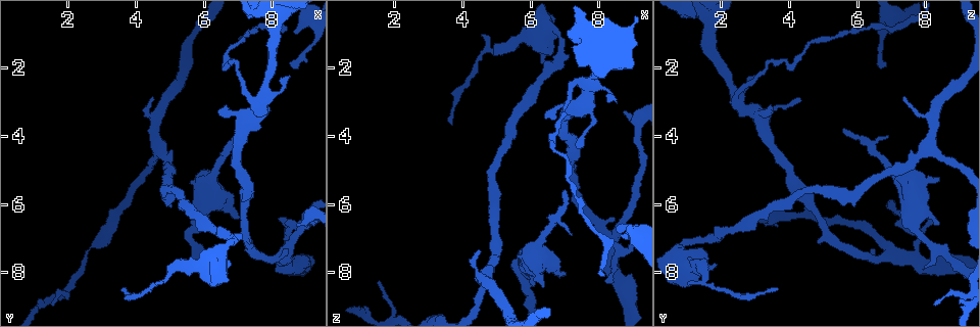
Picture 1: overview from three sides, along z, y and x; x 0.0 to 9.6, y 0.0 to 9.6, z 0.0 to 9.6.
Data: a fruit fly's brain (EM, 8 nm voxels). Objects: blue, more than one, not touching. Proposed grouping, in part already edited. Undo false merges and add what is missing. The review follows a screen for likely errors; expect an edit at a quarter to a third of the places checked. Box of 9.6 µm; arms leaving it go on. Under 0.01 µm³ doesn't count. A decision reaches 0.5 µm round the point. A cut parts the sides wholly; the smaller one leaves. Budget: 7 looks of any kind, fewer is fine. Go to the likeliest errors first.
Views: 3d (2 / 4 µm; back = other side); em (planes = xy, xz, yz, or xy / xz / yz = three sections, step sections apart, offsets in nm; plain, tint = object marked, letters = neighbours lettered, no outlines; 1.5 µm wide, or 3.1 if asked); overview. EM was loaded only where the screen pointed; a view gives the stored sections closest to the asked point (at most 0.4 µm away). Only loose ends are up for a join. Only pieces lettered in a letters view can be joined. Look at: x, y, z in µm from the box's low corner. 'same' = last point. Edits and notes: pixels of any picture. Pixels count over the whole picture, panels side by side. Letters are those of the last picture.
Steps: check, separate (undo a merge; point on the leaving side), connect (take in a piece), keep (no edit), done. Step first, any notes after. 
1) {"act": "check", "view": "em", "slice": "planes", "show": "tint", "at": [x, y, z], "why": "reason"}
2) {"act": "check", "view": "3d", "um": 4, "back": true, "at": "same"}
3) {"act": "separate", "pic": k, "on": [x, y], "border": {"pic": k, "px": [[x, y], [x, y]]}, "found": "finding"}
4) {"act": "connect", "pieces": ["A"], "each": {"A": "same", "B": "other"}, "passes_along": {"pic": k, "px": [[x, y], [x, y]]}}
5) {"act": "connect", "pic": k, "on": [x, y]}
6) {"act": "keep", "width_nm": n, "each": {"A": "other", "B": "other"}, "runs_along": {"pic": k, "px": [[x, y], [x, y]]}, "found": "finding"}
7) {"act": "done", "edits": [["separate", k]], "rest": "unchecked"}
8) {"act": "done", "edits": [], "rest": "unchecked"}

{"act": "check", "view": "3d", "um": 2, "at": [7.10, 6.40, 8.15], "why": "an open end"}

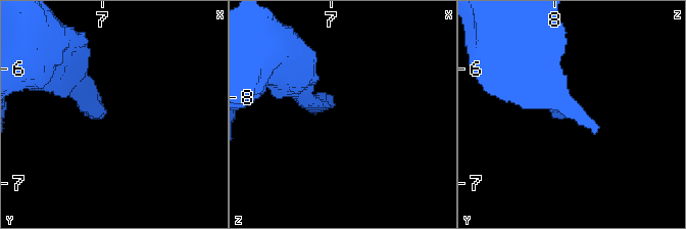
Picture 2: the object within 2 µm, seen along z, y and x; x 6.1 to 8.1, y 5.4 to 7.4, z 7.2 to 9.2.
{"act": "check", "view": "em", "slice": "planes", "show": "letters", "at": [7.04, 6.40, 8.08]}

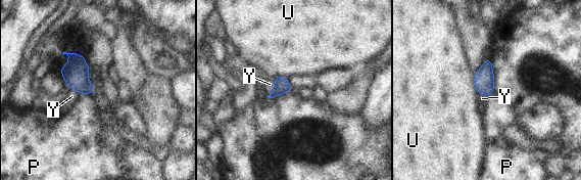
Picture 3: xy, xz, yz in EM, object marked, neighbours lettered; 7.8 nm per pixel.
{"act": "keep", "longest_contact_nm": ["Y", 160], "each": {"P": "other", "U": "other", "Y": "other"}, "border": {"pic": 3, "px": [[273, 78], [273, 89], [268, 96]]}, "found": "no lettered piece goes on from it"}

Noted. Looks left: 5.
{"act": "check", "view": "3d", "um": 2, "at": [8.50, 1.85, 6.75], "why": "free end"}

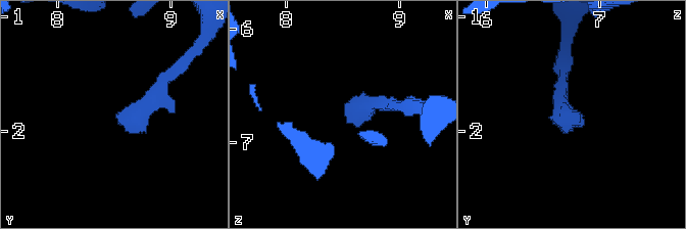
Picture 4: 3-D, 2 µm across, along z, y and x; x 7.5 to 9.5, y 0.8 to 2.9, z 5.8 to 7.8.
{"act": "check", "view": "em", "slice": "planes", "show": "tint", "at": [8.50, 1.84, 6.78]}

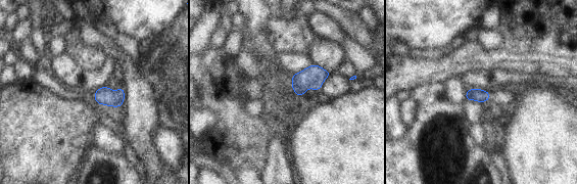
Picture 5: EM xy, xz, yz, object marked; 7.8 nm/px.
{"act": "check", "view": "em", "slice": "planes", "show": "letters", "at": "same", "why": "what lies round it"}

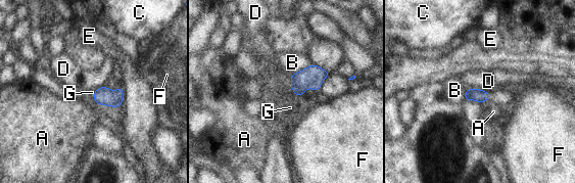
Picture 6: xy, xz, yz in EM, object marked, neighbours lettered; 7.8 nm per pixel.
{"act": "connect", "pieces": ["G"], "each": {"A": "other", "B": "other", "C": "other", "D": "other", "E": "other", "F": "other", "G": "same"}, "found": "it goes on there"}

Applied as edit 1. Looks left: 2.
{"act": "check", "view": "em", "slice": "planes", "show": "letters", "at": [7.40, 3.50, 3.10], "why": "four arms meet"}

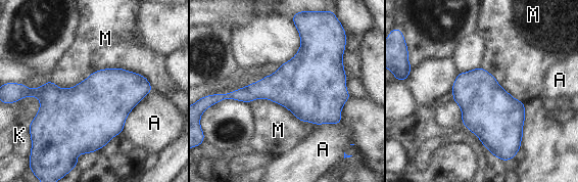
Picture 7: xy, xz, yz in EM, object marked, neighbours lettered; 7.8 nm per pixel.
{"act": "keep", "each": {"A": "other", "K": "other", "M": "other"}, "border": {"pic": 7, "px": [[49, 80], [123, 67], [153, 89]]}, "found": "all the same neuron"}

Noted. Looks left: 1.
{"act": "done", "edits": [["connect", 6]], "rest": "unchecked"}

